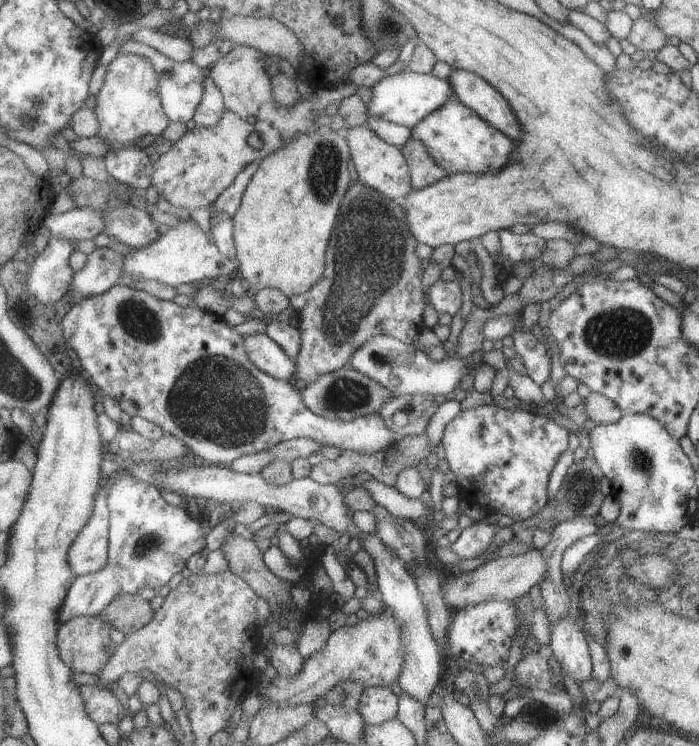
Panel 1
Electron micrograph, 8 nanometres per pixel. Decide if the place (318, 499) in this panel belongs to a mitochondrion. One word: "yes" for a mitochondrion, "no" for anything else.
no

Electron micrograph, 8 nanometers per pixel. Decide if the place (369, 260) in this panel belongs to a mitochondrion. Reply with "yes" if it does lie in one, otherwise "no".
yes

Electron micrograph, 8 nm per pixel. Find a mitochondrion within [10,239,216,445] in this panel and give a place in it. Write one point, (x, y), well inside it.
(139, 321)

